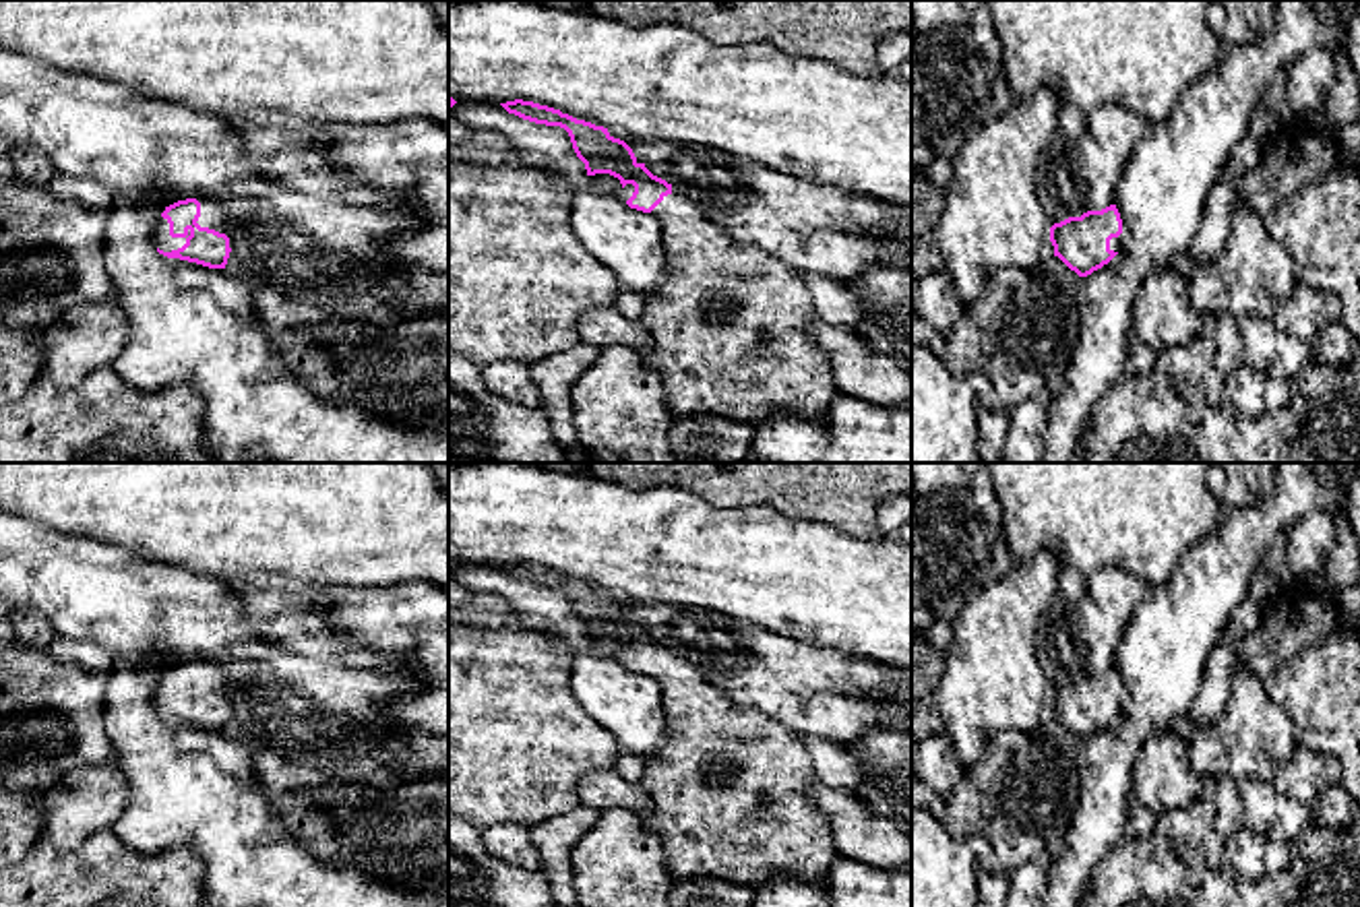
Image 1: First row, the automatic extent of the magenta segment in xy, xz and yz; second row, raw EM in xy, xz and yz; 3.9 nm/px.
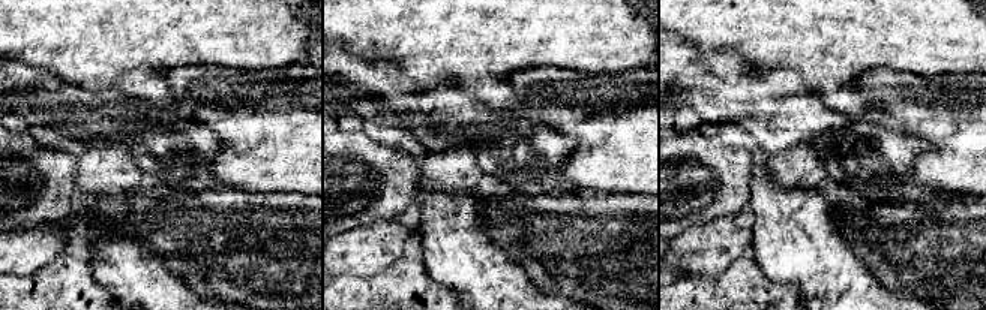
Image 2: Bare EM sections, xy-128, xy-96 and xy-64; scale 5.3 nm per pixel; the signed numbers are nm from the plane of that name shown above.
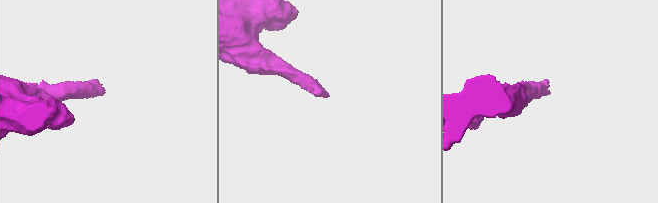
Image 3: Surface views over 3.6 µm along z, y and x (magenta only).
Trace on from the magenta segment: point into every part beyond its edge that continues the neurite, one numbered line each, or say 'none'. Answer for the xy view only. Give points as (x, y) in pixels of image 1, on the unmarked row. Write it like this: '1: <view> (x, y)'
1: xy (164, 703)

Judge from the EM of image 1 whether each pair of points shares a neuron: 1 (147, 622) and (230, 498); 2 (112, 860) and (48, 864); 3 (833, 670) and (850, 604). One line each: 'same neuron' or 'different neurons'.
1: different neurons
2: same neuron
3: different neurons

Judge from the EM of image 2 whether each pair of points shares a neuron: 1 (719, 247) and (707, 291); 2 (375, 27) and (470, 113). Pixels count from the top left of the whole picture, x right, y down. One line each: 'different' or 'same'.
1: different
2: different

